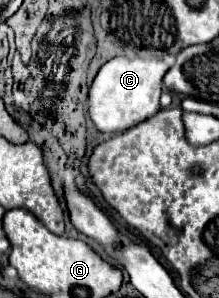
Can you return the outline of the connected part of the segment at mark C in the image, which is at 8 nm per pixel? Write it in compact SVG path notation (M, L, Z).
M113 58L95 76L89 88L89 114L101 132L123 132L159 110L161 82L169 66L157 58Z

